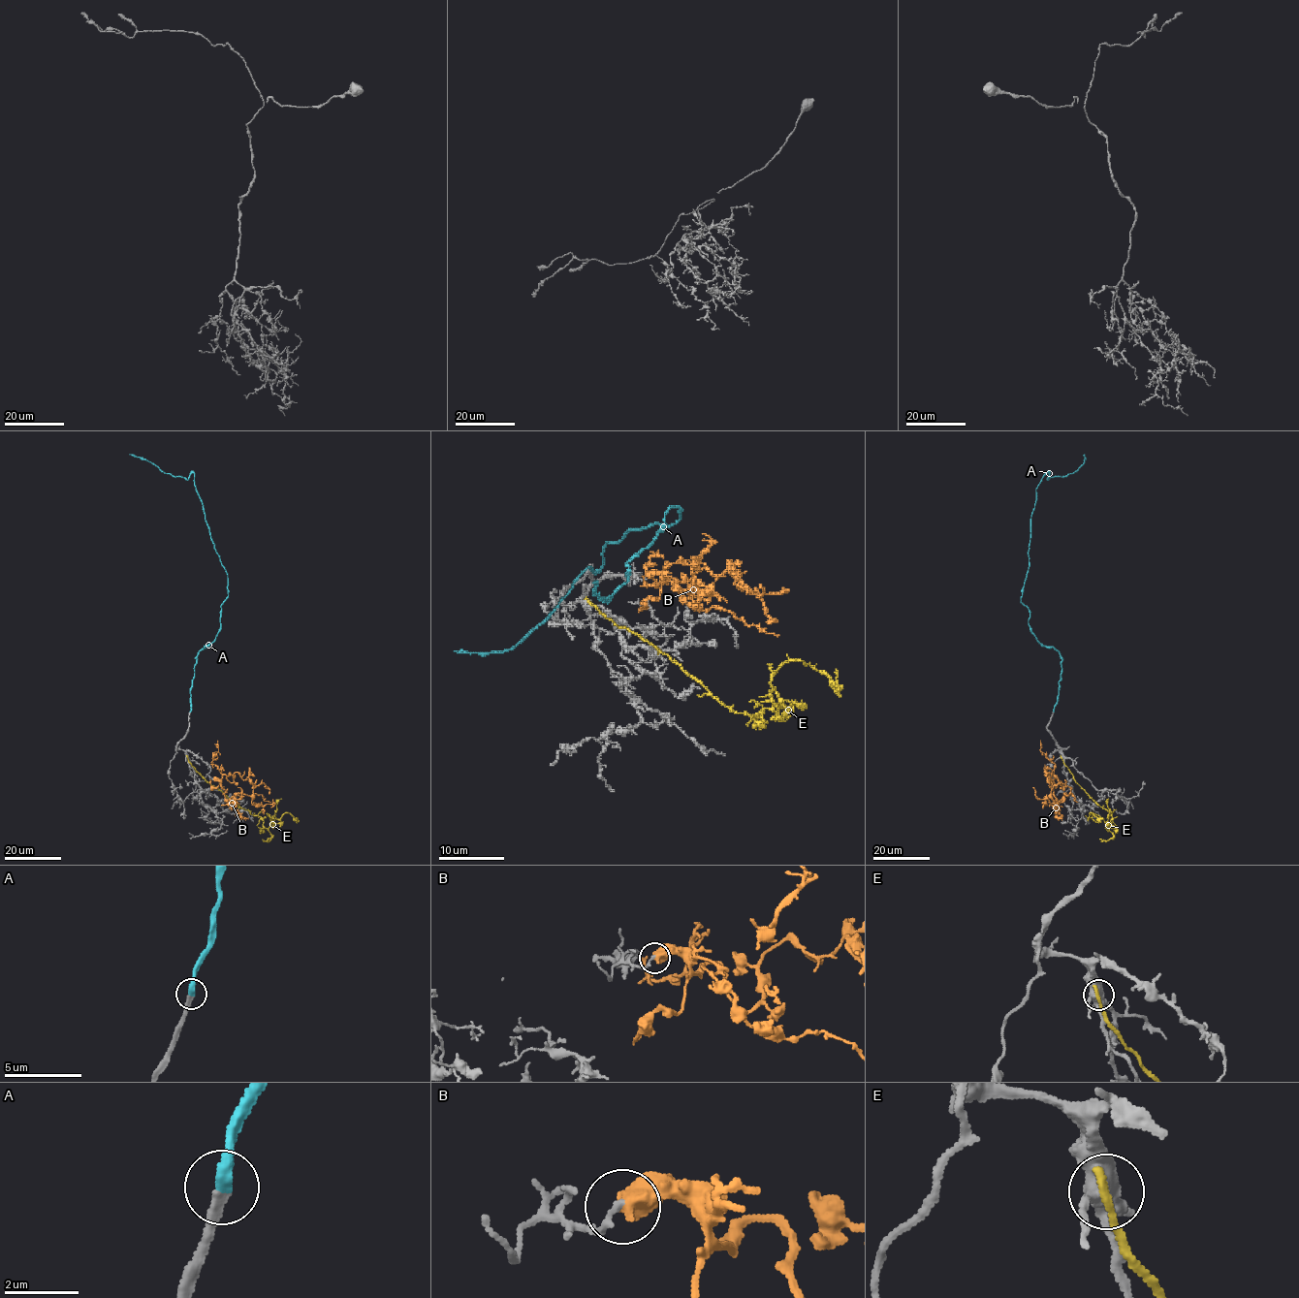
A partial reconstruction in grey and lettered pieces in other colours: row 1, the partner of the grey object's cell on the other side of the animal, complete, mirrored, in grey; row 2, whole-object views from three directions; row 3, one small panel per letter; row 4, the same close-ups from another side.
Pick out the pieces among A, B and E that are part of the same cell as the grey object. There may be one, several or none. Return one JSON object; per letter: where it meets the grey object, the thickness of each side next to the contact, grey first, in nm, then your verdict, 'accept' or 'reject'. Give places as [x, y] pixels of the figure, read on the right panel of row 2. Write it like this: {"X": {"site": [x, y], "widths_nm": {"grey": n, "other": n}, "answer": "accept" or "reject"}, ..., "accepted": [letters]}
{"A": {"site": [1053, 712], "widths_nm": {"grey": 280, "other": 320}, "answer": "accept"}, "B": {"site": [1051, 780], "widths_nm": {"grey": 190, "other": 650}, "answer": "reject"}, "E": {"site": [1061, 757], "widths_nm": {"grey": 360, "other": 240}, "answer": "reject"}, "accepted": ["A"]}

